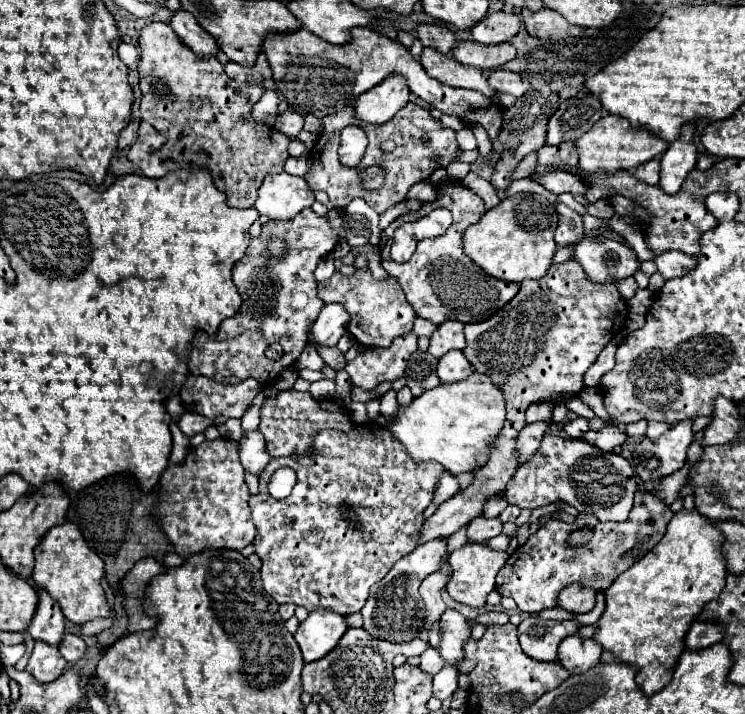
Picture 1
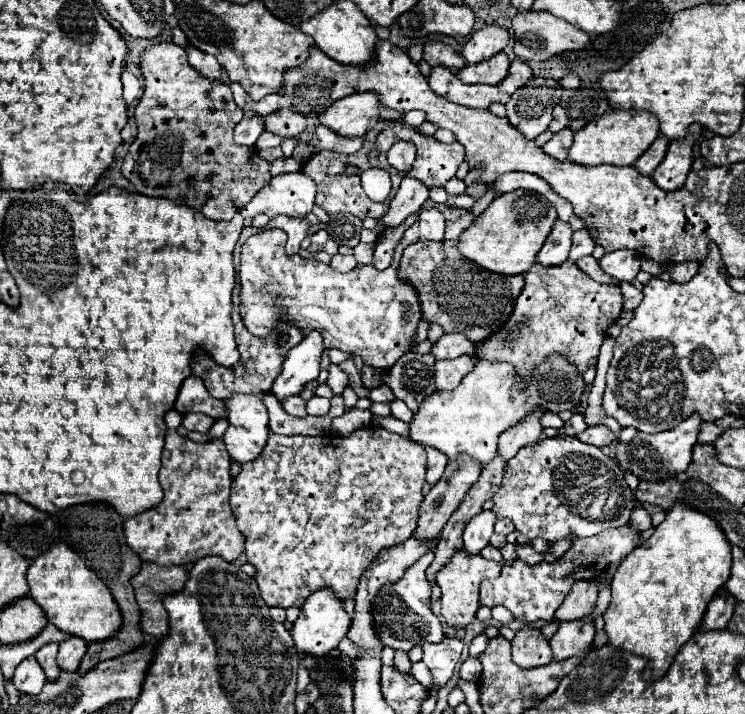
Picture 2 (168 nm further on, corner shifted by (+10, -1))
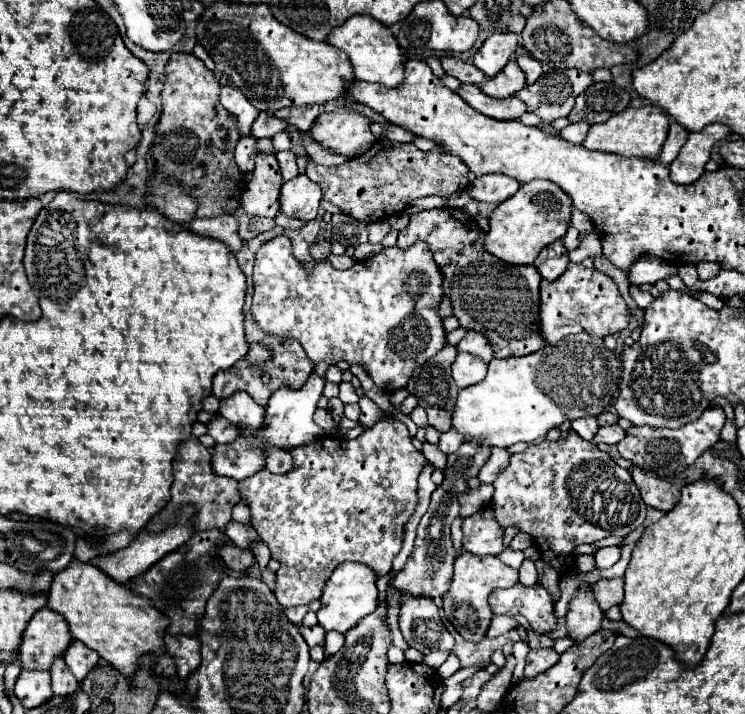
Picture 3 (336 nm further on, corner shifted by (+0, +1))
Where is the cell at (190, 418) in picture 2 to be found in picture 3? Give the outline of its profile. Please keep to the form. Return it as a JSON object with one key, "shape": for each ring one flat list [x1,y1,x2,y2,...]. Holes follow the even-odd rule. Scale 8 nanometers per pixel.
{"shape":[[217,417,215,421,211,421,207,425,207,429,209,429,209,435,217,443,231,443,231,441,235,441,239,437,239,429,231,421,227,421,223,417]]}

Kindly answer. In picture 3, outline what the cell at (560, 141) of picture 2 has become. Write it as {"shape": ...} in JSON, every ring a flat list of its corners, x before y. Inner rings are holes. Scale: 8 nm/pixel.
{"shape":[[579,121,579,123,571,123,569,127,565,127,565,129,561,131,561,137,563,137,565,141,569,141,569,143,581,145,583,139,585,139,585,135,587,135,587,131,589,131,589,123]]}

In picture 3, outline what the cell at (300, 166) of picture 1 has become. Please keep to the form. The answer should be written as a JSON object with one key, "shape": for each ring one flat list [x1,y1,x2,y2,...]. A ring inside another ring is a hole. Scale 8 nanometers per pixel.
{"shape":[[281,151,277,153,277,159,279,159,279,165,281,165,281,173,283,173,283,179,293,179,295,175,299,175,297,171,297,163,295,163,295,153,293,151]]}

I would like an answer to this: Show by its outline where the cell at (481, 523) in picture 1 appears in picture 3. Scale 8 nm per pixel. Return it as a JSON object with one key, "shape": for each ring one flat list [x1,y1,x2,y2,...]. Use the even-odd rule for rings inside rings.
{"shape":[[491,507,463,519,463,551,473,555,499,555,503,549,503,527,497,523]]}

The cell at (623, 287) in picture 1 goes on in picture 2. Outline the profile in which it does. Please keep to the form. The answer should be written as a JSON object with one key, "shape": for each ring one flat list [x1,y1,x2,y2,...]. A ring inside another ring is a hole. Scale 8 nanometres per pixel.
{"shape":[[589,255,589,257,581,257,579,261,575,261,575,265,577,265,579,269,583,269,589,277,593,277,593,279,599,281,599,283,609,283,609,285,617,285,617,283,619,283,615,277,609,277,607,273,603,273,603,271,599,269,597,259,593,259,591,255]]}

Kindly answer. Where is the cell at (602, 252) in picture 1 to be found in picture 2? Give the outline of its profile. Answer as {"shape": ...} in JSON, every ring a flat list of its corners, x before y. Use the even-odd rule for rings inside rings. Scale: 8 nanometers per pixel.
{"shape":[[619,249,613,253,605,253,599,259,599,267,619,281,633,281,635,275,639,273,639,261,641,261,641,255]]}

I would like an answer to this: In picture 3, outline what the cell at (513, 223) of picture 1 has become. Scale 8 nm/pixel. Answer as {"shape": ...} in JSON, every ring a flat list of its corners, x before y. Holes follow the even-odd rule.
{"shape":[[533,181,521,185,519,191,507,201,499,203,489,219,489,233,485,237,485,249,511,265,531,265,539,251,553,241,559,241,571,221,571,199,551,181]]}

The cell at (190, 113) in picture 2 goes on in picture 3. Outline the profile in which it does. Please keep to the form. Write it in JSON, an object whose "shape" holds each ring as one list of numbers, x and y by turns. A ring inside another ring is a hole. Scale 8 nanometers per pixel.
{"shape":[[173,53,167,65,165,89,161,93,163,111,155,129,153,163,171,175,199,201,197,217,231,215,243,191,243,175,233,161,233,149,239,141,237,125,219,103,219,83,203,61,195,55]]}

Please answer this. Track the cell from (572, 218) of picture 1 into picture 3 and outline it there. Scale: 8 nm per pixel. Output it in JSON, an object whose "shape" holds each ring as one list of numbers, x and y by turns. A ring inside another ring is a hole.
{"shape":[[557,241,551,247,545,247,533,265,537,267,537,271,541,273,543,279,553,281,565,271,567,263,569,263,567,249,563,247,563,241]]}

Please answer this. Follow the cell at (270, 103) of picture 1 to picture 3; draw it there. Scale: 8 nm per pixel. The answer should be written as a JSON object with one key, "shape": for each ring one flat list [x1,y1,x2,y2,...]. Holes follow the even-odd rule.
{"shape":[[241,137,237,147,235,147,235,161,239,171,243,171,245,181,251,179,253,175,253,167,255,167,255,157,257,157,257,139,255,137]]}

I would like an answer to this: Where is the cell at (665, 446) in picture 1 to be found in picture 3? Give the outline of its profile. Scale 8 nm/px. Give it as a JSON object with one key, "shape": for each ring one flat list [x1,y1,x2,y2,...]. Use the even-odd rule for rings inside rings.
{"shape":[[711,407,707,411,703,411,703,415,697,421,691,421,679,429,667,429,667,427,631,427,625,435,625,439,621,439,617,443,617,451,621,453,621,457,625,457,627,461,635,463,637,467,645,469,645,471,653,471,655,475,669,479,679,475,681,471,685,471,691,463,695,463,695,459,699,455,703,455,703,451,711,449,721,437,721,427,725,425,725,411,723,407]]}

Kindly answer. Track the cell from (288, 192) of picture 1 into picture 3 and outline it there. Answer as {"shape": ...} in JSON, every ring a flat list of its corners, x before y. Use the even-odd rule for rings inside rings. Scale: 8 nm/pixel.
{"shape":[[297,175,295,179,287,181,281,189,281,213,301,221,311,221,317,217,321,199,321,187,313,183,307,175]]}

